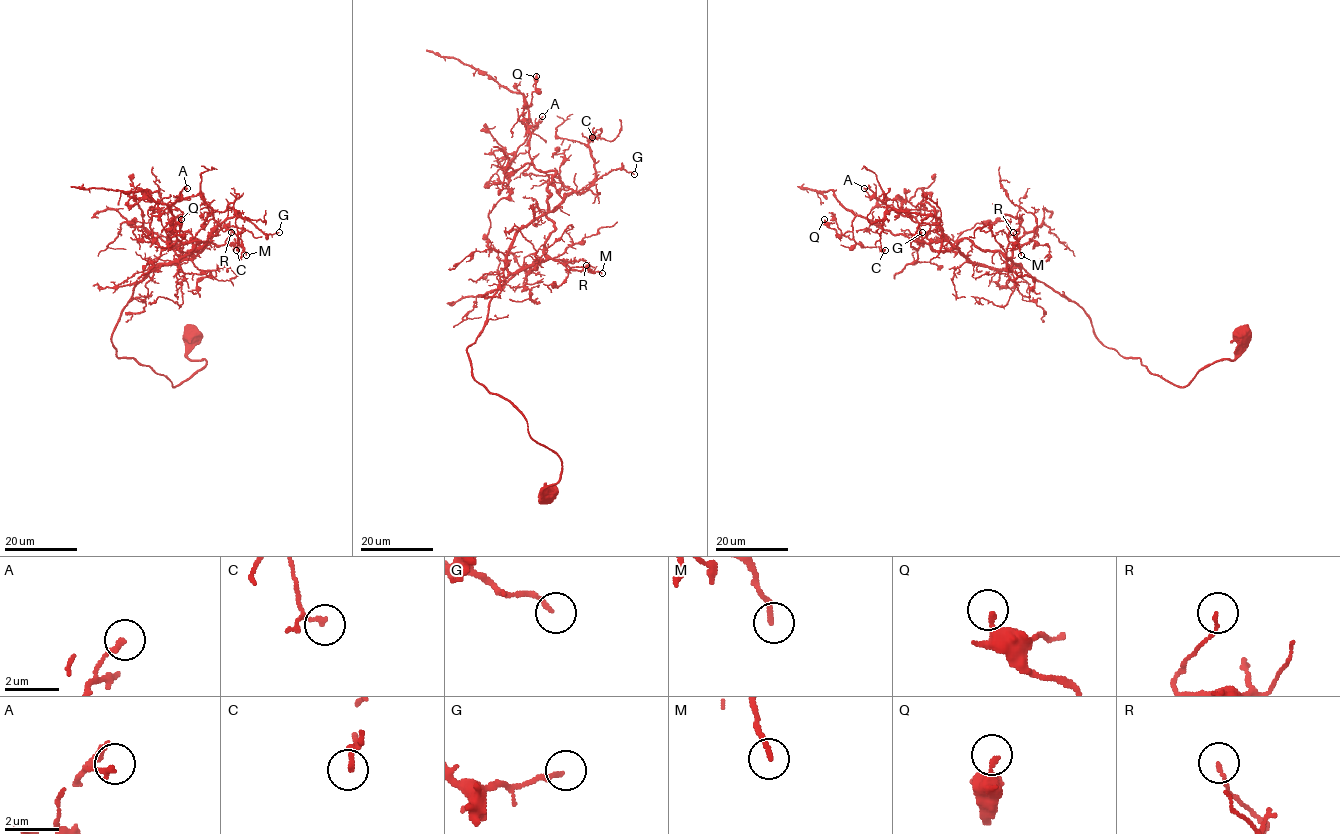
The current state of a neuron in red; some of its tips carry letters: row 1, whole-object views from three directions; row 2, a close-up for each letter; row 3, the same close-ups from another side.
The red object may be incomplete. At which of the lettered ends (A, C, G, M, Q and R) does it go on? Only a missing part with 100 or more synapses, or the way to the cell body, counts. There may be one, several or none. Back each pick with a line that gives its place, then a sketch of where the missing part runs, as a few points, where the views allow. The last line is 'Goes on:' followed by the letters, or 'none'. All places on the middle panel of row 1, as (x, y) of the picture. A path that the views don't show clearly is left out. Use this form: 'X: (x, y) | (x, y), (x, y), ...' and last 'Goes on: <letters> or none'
Goes on: none

